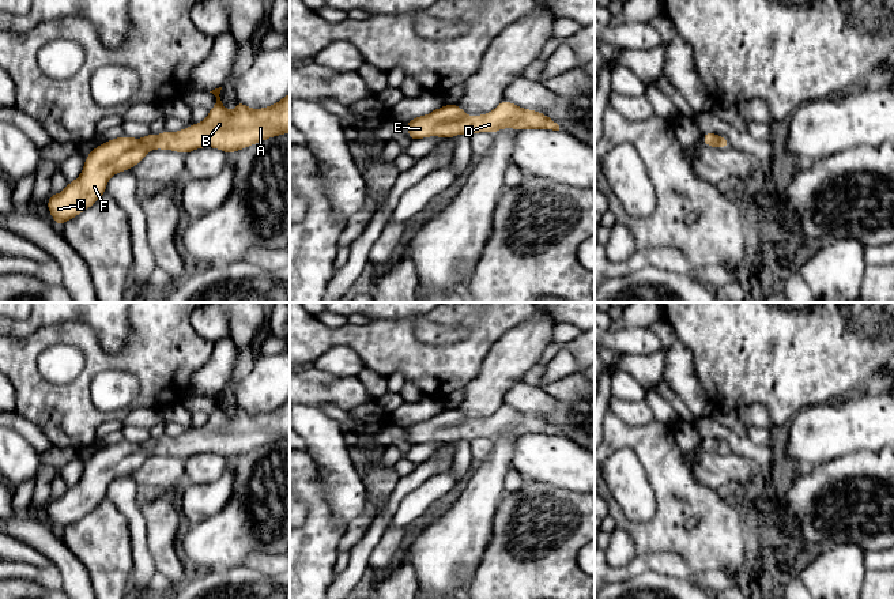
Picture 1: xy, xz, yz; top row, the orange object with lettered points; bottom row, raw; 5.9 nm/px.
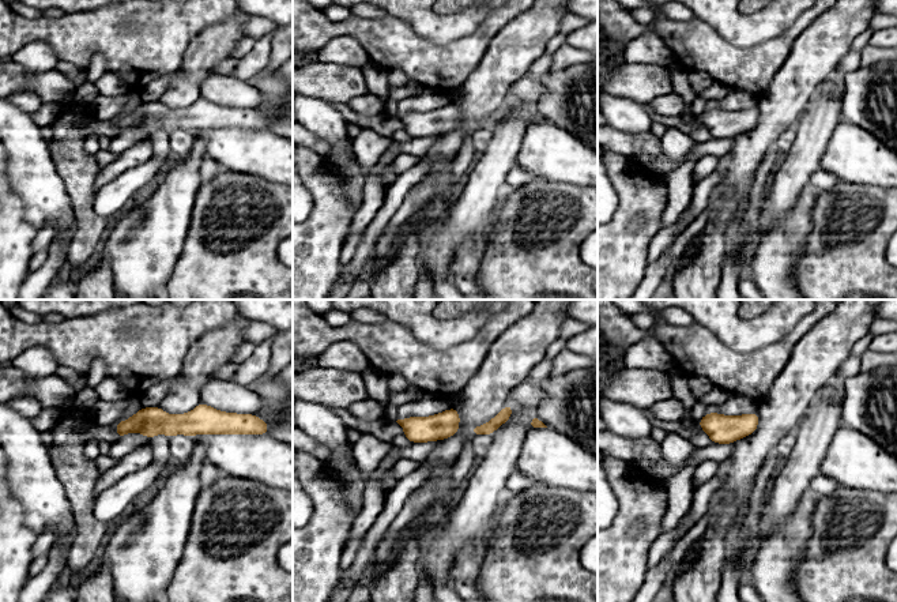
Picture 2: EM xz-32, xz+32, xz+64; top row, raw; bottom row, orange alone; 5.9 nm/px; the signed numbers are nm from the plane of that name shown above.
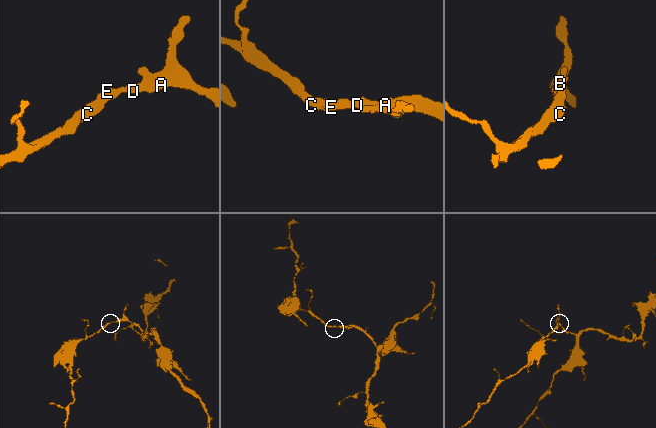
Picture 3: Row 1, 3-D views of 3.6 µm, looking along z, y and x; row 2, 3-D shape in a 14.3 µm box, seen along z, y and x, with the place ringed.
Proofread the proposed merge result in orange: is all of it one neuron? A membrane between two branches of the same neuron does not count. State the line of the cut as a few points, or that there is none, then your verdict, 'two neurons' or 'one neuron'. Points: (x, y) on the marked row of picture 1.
cut none; one neuron

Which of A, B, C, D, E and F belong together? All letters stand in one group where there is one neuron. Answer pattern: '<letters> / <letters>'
A B C D E F

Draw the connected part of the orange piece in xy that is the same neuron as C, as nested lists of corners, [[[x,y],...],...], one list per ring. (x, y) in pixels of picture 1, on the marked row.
[[[220,90],[212,93],[216,103],[201,123],[178,132],[163,131],[159,136],[148,133],[143,139],[121,136],[97,146],[84,161],[80,176],[65,189],[48,197],[48,210],[60,227],[97,203],[106,193],[106,184],[118,172],[131,170],[151,150],[171,150],[184,155],[212,147],[233,154],[269,137],[290,133],[290,93],[278,103],[250,109],[241,101],[230,113],[220,101]]]

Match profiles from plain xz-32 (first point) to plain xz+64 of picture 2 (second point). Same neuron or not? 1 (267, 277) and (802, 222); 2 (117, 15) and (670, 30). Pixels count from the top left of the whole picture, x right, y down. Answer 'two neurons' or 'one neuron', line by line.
1: two neurons
2: one neuron

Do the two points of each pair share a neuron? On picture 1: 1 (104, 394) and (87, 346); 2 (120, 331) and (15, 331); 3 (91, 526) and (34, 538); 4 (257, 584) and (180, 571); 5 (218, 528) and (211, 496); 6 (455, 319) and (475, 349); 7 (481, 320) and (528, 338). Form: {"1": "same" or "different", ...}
{"1": "different", "2": "same", "3": "different", "4": "different", "5": "different", "6": "same", "7": "different"}

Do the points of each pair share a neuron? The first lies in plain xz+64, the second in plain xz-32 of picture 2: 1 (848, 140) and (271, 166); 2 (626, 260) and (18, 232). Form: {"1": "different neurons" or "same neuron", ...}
{"1": "same neuron", "2": "same neuron"}

